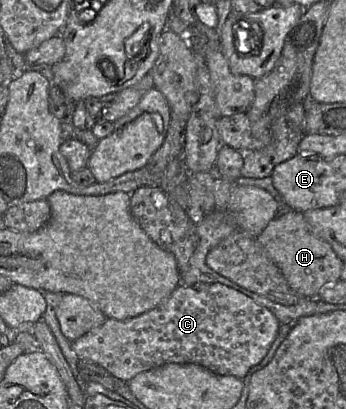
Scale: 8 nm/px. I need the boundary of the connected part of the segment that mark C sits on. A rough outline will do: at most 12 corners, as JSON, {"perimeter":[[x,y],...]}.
{"perimeter":[[221,283],[72,341],[129,381],[165,363],[243,379],[278,319]]}

